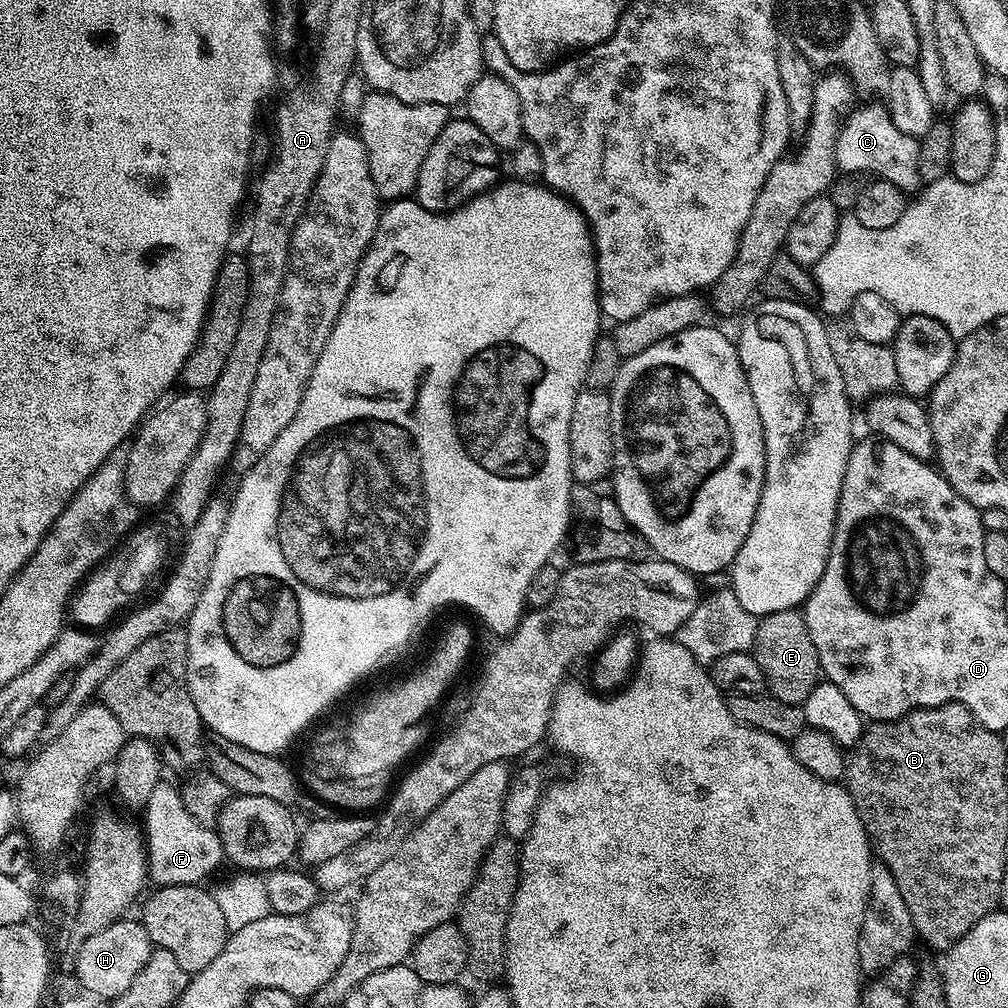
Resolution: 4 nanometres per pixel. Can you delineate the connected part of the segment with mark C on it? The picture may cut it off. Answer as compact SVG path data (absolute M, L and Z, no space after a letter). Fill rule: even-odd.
M883 103L864 104L861 108L856 106L843 117L840 125L840 133L836 139L836 167L840 172L863 172L889 180L904 193L912 194L922 184L918 174L919 145L917 137L902 134L902 130L894 126Z

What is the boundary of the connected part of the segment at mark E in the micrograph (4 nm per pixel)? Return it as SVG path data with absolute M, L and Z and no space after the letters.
M795 608L778 610L769 616L759 617L752 652L758 666L762 666L767 691L782 702L803 705L810 690L821 683L818 650L814 650L814 642L810 642L803 615Z

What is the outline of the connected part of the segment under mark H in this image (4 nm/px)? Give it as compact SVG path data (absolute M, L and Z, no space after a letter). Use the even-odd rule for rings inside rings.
M117 918L117 920L115 920L110 926L106 926L102 930L98 930L98 934L90 934L89 936L83 937L83 939L79 941L80 949L76 952L76 974L74 974L74 980L86 989L90 990L91 993L101 996L104 1000L109 1002L115 1000L118 994L122 994L127 988L129 988L130 985L132 985L132 983L134 983L135 976L140 973L142 966L146 966L146 958L150 958L150 954L152 953L152 949L154 947L150 934L146 934L143 923L141 923L139 919L128 919L129 918Z

